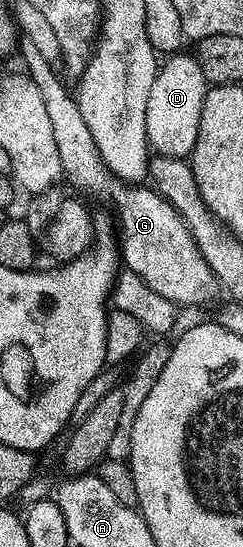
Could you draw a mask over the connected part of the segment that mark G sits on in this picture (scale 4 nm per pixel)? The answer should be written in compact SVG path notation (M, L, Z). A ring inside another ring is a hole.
M24 40L21 45L23 61L27 64L26 76L37 83L41 99L49 111L53 122L53 137L57 139L57 153L61 155L64 174L83 193L112 201L119 212L117 221L117 245L121 250L121 261L126 268L132 269L157 295L174 301L176 306L207 305L215 296L220 296L221 286L213 271L205 263L189 227L183 216L169 204L154 188L143 183L128 183L107 170L107 164L93 143L93 135L81 115L78 100L63 86L51 61L46 57L44 46Z

